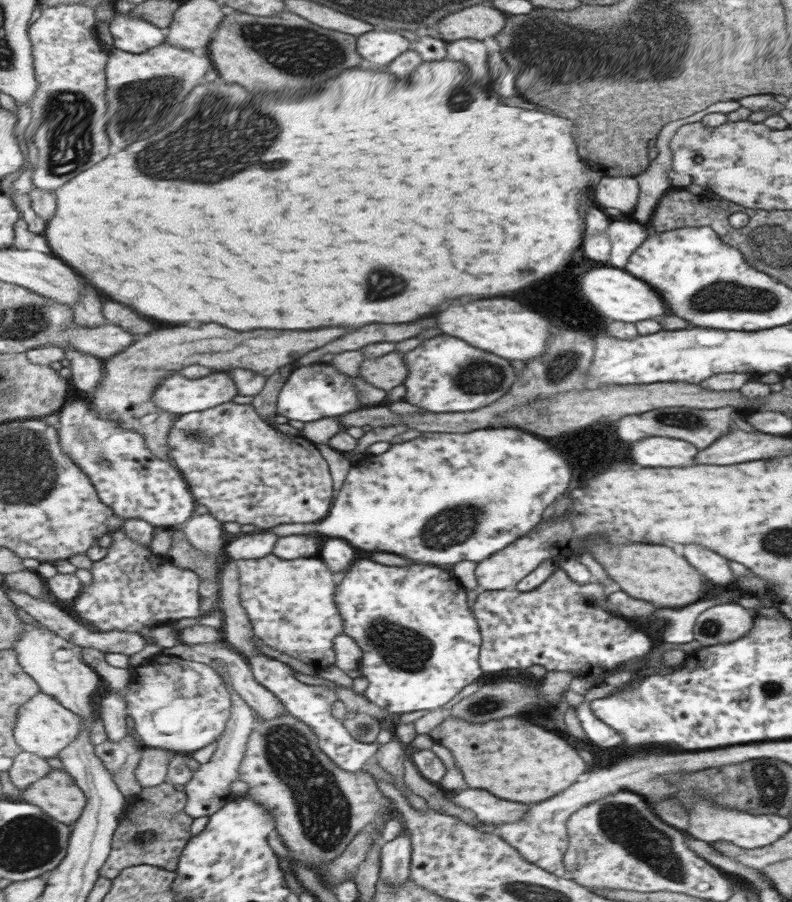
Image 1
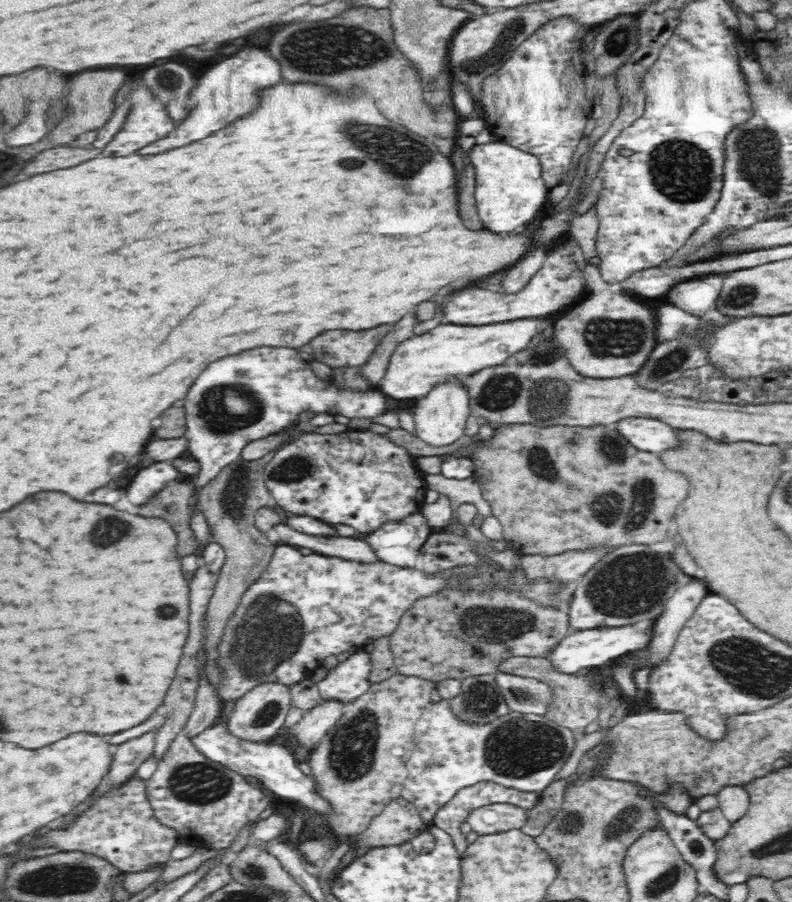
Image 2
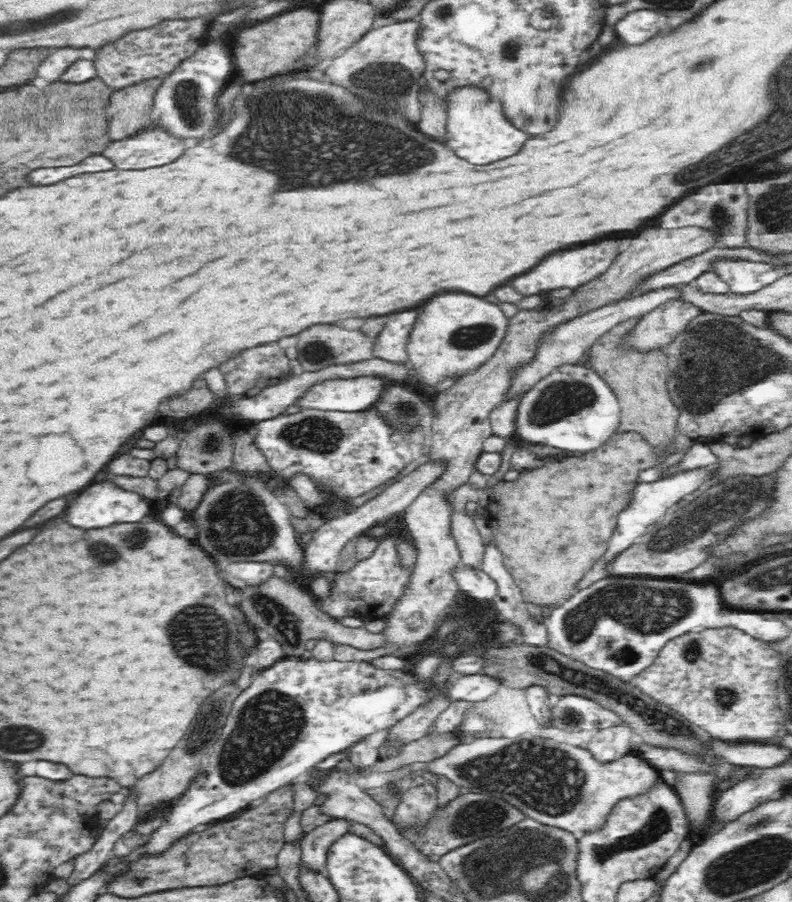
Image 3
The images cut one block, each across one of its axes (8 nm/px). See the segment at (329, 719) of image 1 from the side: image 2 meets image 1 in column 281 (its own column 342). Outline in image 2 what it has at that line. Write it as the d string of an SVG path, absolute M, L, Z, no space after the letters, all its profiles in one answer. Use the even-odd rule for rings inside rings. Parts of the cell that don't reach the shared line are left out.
M356 650L344 662L338 662L323 680L317 683L321 698L337 698L344 703L354 700L368 690L372 668L370 655Z

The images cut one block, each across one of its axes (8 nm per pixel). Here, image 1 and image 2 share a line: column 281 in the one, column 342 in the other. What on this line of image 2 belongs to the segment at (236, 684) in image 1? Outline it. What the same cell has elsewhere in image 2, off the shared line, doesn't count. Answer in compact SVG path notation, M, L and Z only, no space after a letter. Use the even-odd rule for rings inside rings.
M322 698L322 700L324 702L305 711L302 718L290 727L289 732L306 751L311 751L318 745L345 711L345 703L337 698Z

